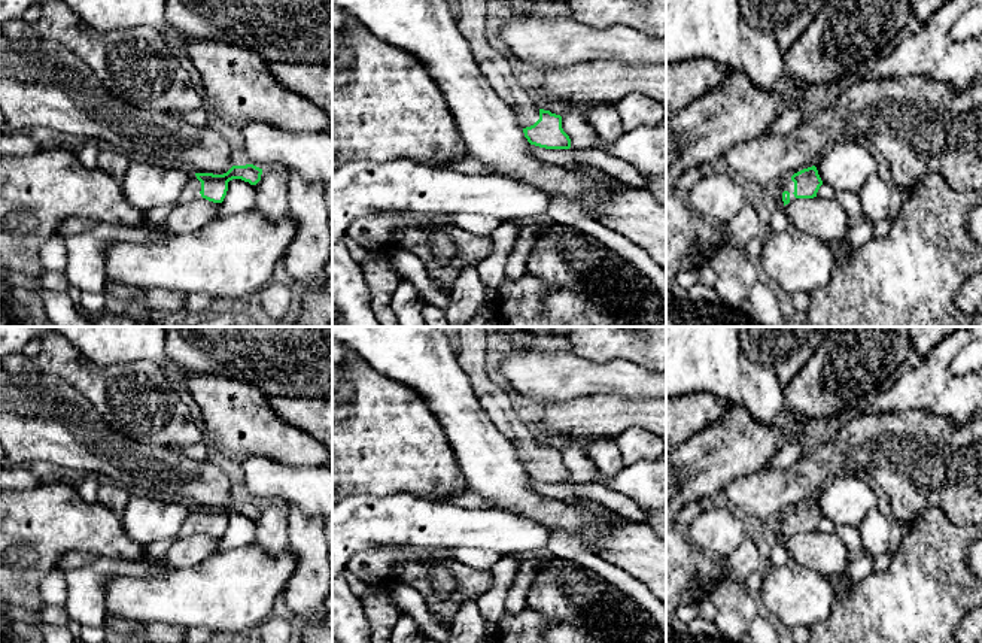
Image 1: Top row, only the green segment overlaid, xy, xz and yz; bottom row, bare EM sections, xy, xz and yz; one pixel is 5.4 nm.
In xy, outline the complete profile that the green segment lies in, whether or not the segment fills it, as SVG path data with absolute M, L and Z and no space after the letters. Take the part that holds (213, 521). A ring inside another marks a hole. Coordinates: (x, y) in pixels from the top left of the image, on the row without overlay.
M253 498L232 500L224 509L195 507L182 524L177 537L188 537L200 533L222 537L227 530L229 515L241 513L250 519L256 519L261 515L261 509L262 503Z

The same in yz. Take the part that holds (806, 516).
M815 500L803 503L778 518L776 542L784 542L794 533L814 533L821 519Z

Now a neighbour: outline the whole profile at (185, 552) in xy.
M206 533L176 537L162 561L173 568L192 568L218 553L219 537Z

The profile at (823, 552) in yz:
M794 533L784 543L790 559L831 580L849 564L848 549L834 533Z

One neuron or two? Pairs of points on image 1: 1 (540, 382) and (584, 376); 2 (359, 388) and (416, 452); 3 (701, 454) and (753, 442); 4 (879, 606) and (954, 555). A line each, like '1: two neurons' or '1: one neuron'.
1: one neuron
2: one neuron
3: one neuron
4: one neuron

